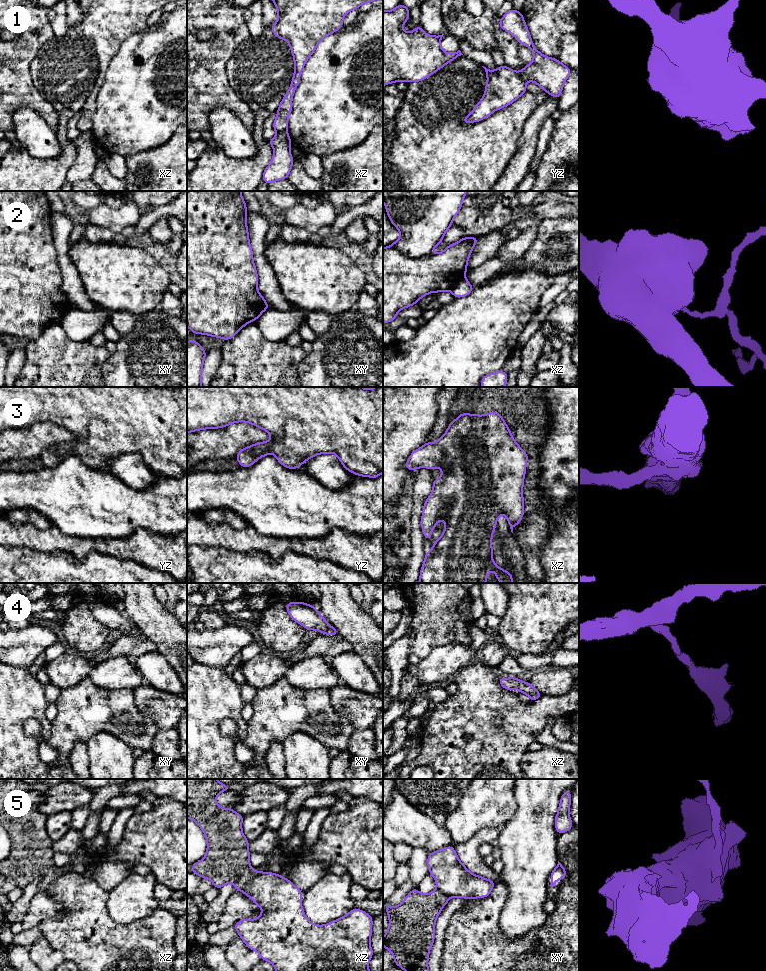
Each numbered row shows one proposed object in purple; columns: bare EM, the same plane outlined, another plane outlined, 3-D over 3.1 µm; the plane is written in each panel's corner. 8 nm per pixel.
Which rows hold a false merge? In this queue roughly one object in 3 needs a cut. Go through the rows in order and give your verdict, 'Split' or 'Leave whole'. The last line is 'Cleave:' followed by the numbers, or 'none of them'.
1: Split
2: Split
3: Leave whole
4: Leave whole
5: Split
Cleave: 1, 2, 5

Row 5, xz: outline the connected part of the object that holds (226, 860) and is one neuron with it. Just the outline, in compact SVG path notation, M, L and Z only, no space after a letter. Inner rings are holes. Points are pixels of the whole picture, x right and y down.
M187 779L187 818L199 825L207 841L204 858L191 865L191 872L211 880L215 888L221 889L232 882L236 891L240 891L254 876L255 871L249 862L249 841L242 832L244 816L232 808L222 808L216 802L219 793L229 790L229 786L216 779Z

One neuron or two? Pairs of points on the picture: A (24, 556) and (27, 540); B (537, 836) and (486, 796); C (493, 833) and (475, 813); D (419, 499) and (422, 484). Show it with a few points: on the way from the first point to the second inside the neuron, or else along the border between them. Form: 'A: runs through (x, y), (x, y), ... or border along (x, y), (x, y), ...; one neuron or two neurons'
A: border along (10, 547), (29, 547), (49, 553); two neurons
B: border along (514, 793), (517, 809), (504, 824); two neurons
C: border along (496, 827), (481, 828), (468, 839); two neurons
D: runs through (419, 495), (422, 488); one neuron

